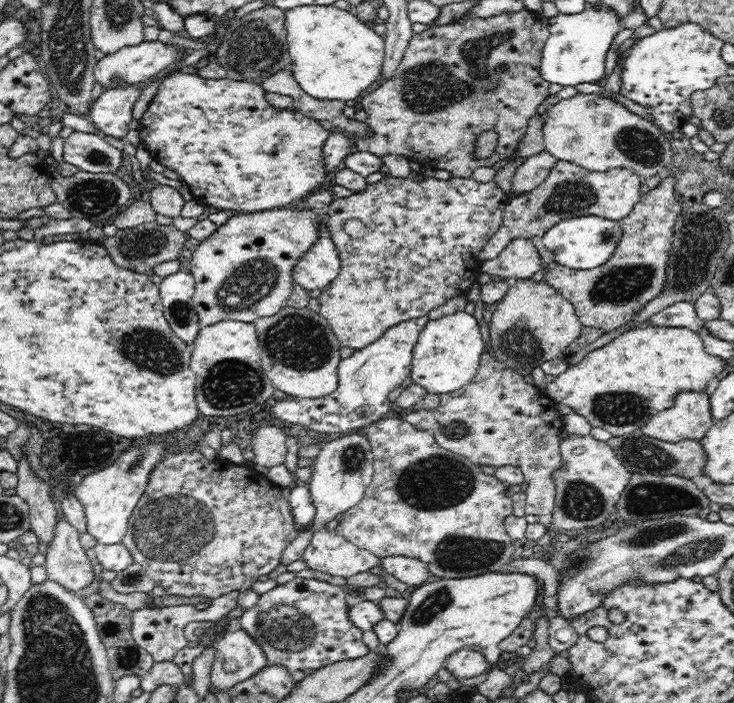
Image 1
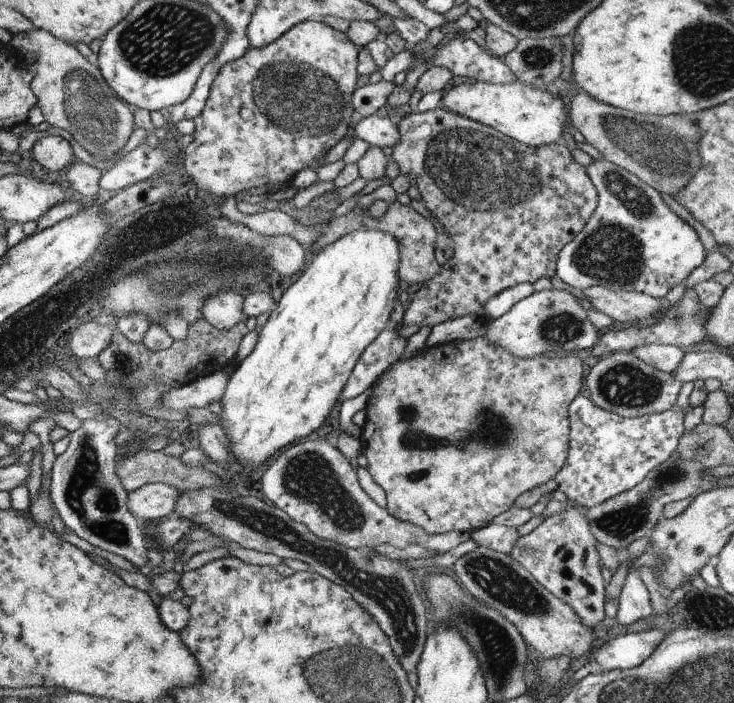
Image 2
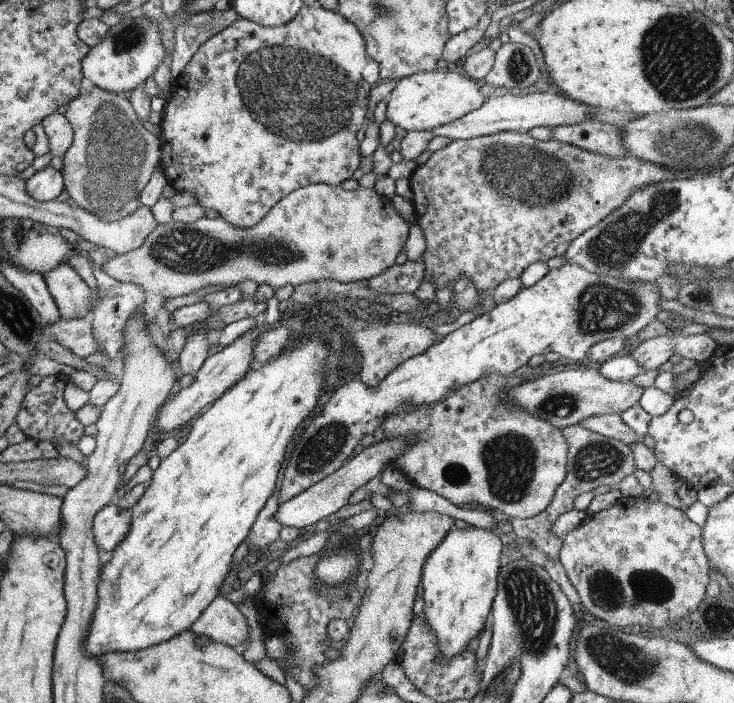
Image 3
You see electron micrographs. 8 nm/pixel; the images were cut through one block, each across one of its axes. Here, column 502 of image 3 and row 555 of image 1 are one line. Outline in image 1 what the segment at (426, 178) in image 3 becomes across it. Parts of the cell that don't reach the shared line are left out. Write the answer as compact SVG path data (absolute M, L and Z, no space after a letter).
M190 450L168 456L152 471L147 489L131 514L121 544L132 553L133 562L142 564L148 576L157 586L165 588L167 594L188 596L188 598L191 596L206 596L206 598L215 599L232 592L232 590L242 591L250 588L254 582L258 582L259 576L272 572L276 566L280 565L282 552L292 543L292 540L297 538L297 535L298 531L296 531L296 525L294 525L292 509L290 509L288 500L282 494L282 488L270 481L266 475L258 473L254 467L248 464L237 465L221 458L210 460L198 451Z

